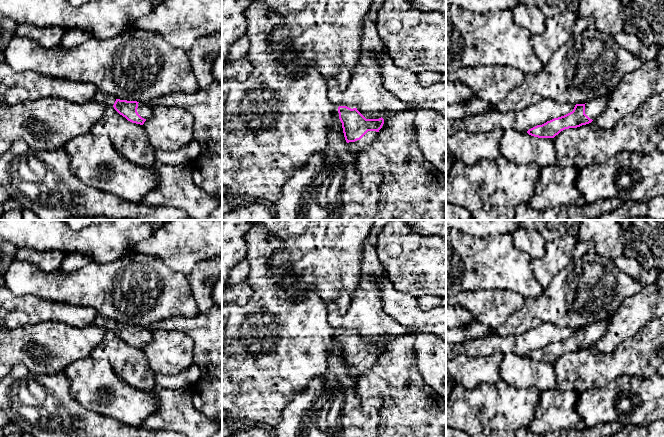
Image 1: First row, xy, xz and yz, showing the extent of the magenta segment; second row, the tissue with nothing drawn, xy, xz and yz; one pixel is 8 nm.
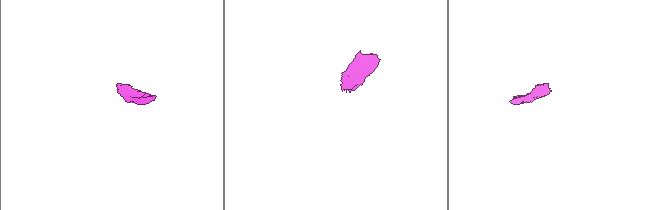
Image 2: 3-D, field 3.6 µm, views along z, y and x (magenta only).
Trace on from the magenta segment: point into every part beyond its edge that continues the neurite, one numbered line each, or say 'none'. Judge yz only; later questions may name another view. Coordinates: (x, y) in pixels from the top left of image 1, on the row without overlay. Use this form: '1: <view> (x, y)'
1: yz (594, 332)

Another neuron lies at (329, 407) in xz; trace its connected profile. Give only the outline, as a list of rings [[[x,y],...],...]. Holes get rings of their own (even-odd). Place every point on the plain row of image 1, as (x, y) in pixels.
[[[332,339],[326,373],[321,377],[312,379],[307,388],[286,407],[281,422],[270,428],[274,432],[274,437],[377,437],[382,400],[375,397],[361,401],[356,394],[356,381],[357,378],[345,364],[340,343]]]

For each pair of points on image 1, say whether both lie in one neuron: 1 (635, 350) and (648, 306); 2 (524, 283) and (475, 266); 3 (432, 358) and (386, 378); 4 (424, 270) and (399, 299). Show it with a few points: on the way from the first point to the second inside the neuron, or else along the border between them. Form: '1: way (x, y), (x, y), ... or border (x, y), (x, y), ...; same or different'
1: border (653, 319), (623, 340); different
2: way (512, 271), (504, 266), (487, 266); same
3: border (414, 342), (415, 369), (428, 385); different
4: border (386, 277), (396, 289), (412, 294), (417, 298); different

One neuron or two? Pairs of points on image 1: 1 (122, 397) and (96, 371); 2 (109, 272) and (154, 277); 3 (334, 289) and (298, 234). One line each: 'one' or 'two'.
1: one
2: one
3: one

